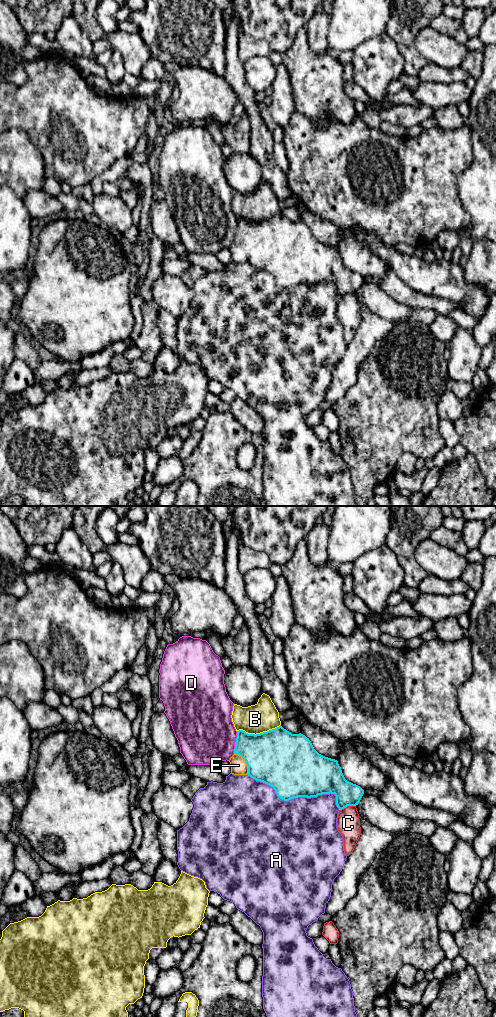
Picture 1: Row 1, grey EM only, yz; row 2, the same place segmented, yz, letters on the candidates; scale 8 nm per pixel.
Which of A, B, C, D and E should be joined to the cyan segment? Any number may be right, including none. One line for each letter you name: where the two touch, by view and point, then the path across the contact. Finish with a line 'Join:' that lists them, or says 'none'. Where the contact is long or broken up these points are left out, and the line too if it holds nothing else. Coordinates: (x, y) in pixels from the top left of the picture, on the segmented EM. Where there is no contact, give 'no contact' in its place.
E: yz (246, 762) | across yz (276, 757), (251, 757), (246, 762), (238, 765)
Join: E

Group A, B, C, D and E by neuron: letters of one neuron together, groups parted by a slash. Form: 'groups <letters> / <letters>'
groups A / B / C / D / E

